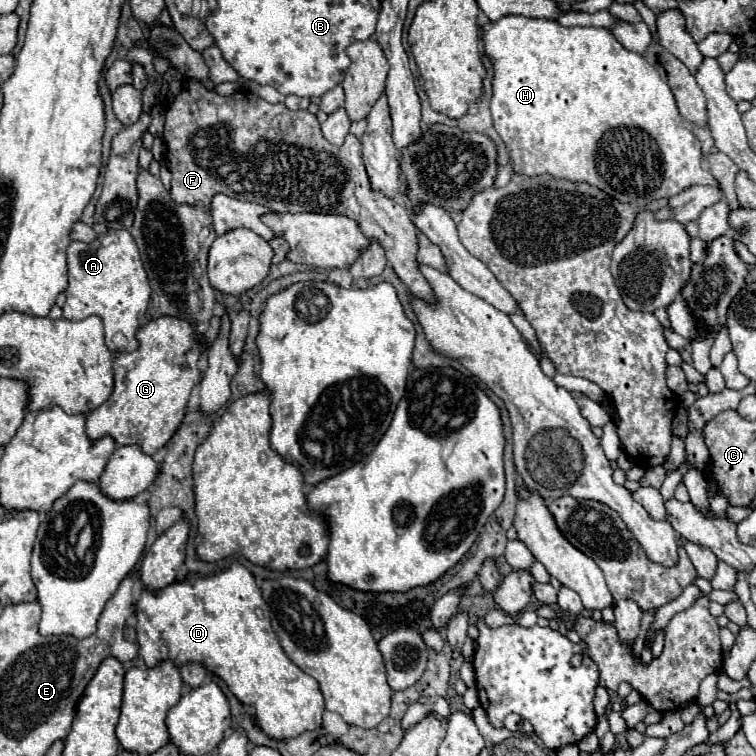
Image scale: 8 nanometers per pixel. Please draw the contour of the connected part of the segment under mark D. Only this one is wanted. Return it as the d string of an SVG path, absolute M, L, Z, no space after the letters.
M232 562L222 572L186 578L192 580L172 582L158 592L142 590L140 600L136 602L136 638L146 666L156 666L168 658L174 660L176 666L182 666L184 662L204 664L212 674L218 674L228 684L232 694L242 704L252 704L256 708L256 722L270 738L288 740L300 736L302 730L314 730L314 726L322 726L324 698L318 682L302 672L282 650L278 636L270 626L270 612L266 610L268 606L253 574L240 562Z

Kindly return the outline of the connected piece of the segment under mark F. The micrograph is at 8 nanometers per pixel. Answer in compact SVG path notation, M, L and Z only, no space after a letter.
M186 80L182 94L172 102L166 112L166 164L172 172L170 196L178 204L210 204L212 196L222 192L226 196L262 204L274 212L322 212L322 214L342 214L354 218L366 238L376 238L384 250L388 264L394 268L398 278L410 288L412 296L432 302L432 286L418 270L418 234L410 212L398 202L386 198L382 192L370 188L364 162L362 144L354 134L346 136L342 146L330 144L322 132L314 114L308 110L288 110L284 104L270 104L246 90L234 92L234 96L212 94L196 80Z

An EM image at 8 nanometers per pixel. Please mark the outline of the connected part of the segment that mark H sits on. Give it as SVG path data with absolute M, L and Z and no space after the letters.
M526 16L486 22L486 24L480 26L480 30L482 30L484 52L492 60L492 68L494 68L494 78L492 78L492 90L494 90L494 94L492 94L492 118L494 118L494 128L496 128L496 132L502 136L502 140L508 146L508 152L512 156L512 164L514 164L514 172L516 174L526 174L526 176L550 174L550 176L572 180L572 182L588 182L588 184L604 190L612 198L632 204L634 208L646 208L654 200L672 198L672 196L676 196L678 192L686 190L692 184L718 184L716 178L710 172L702 170L702 164L700 164L702 162L700 142L684 126L684 122L682 122L682 118L678 114L678 106L676 106L676 100L674 100L674 94L672 94L670 86L660 78L660 74L646 62L646 58L642 54L626 50L612 36L610 30L592 28L592 26L570 26L570 28L566 28L566 26L558 24L556 20L526 18Z

